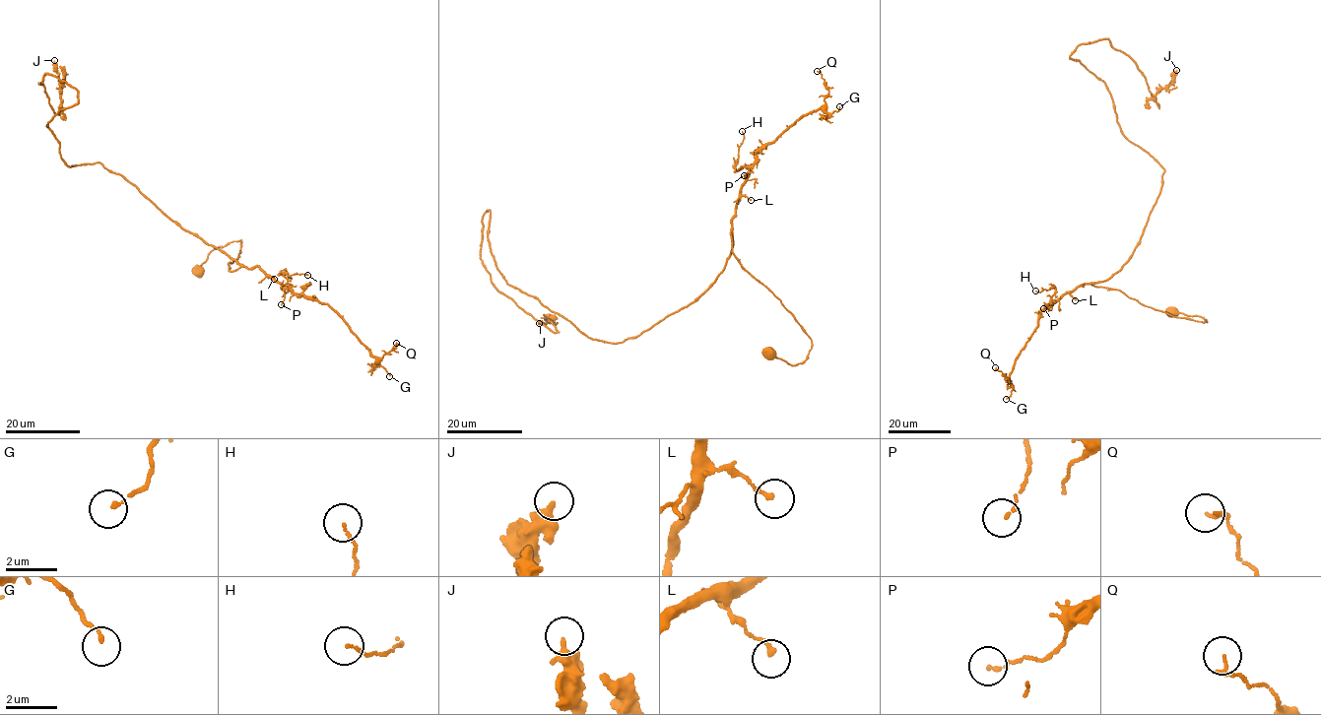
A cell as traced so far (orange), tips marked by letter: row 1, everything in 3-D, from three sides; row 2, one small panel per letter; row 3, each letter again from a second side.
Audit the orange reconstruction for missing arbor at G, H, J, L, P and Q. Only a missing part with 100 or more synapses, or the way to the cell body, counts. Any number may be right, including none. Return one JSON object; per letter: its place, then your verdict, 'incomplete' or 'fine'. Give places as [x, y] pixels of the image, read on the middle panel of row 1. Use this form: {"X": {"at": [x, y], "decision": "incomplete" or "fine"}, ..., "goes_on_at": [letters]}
{"G": {"at": [839, 106], "decision": "fine"}, "H": {"at": [742, 131], "decision": "fine"}, "J": {"at": [539, 323], "decision": "fine"}, "L": {"at": [751, 200], "decision": "fine"}, "P": {"at": [744, 175], "decision": "fine"}, "Q": {"at": [817, 71], "decision": "fine"}, "goes_on_at": []}

